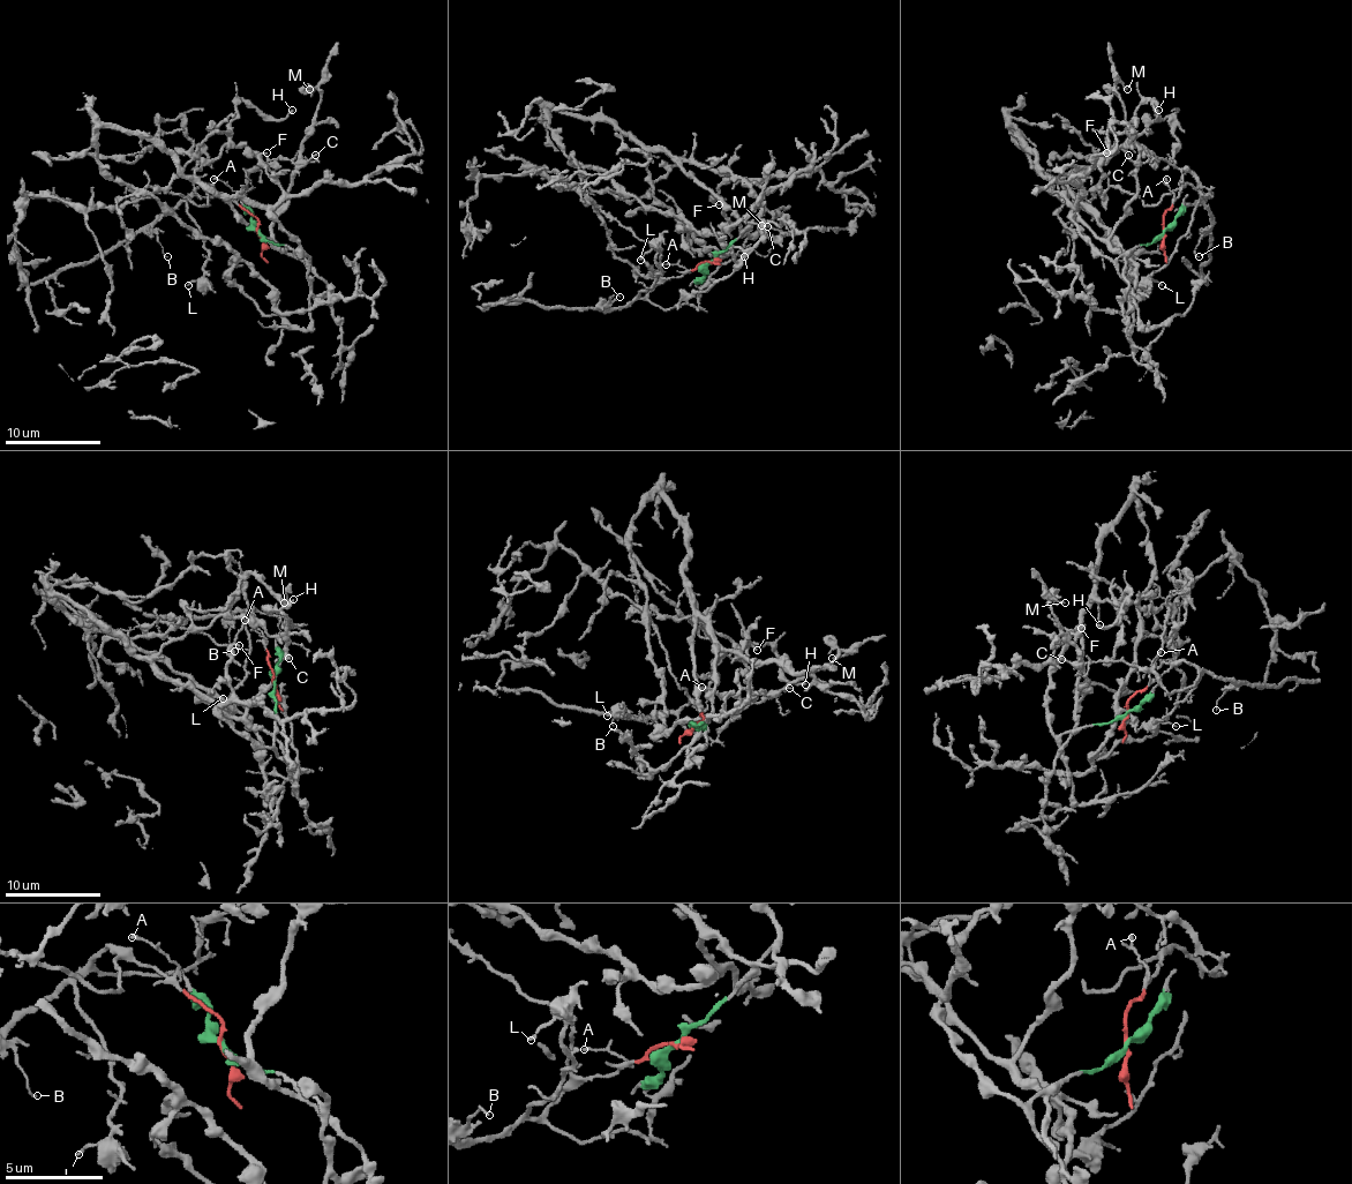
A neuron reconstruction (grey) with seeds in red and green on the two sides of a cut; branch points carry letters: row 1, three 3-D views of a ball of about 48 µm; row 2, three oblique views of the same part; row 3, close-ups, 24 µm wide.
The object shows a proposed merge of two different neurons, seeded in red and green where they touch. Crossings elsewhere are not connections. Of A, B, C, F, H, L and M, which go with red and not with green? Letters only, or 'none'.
A, B, L

